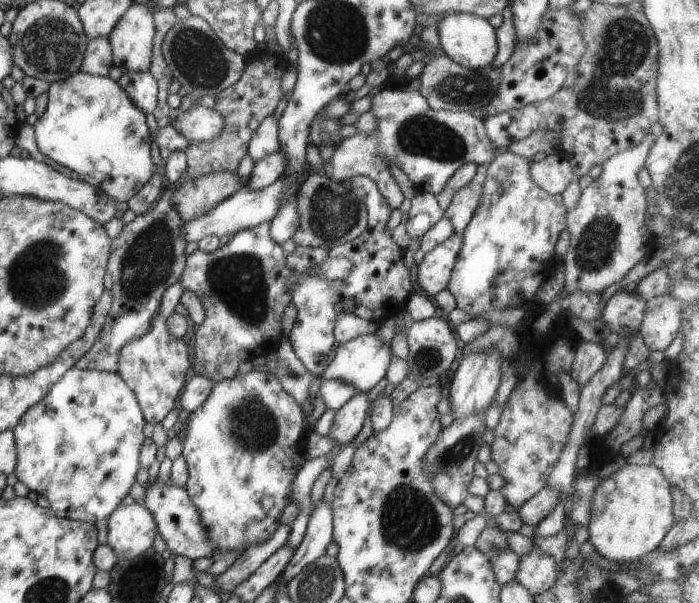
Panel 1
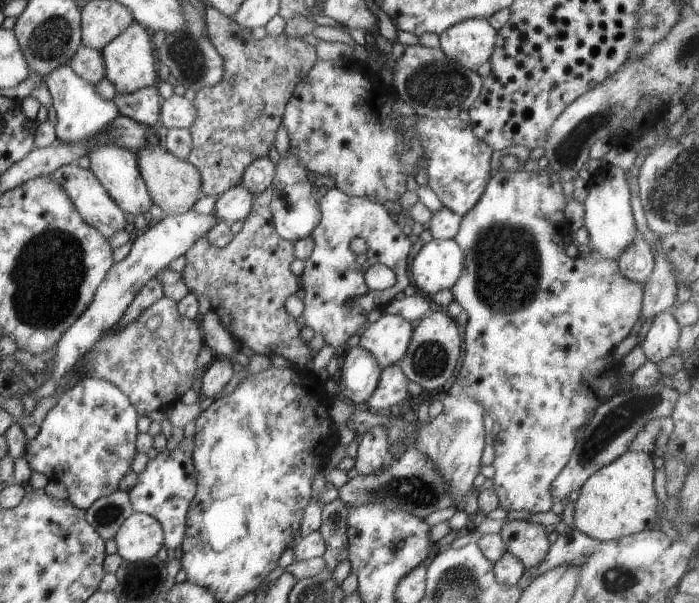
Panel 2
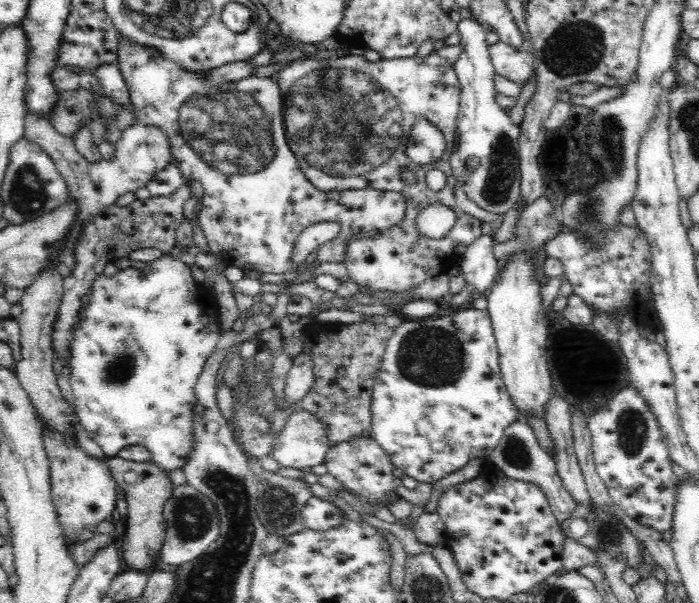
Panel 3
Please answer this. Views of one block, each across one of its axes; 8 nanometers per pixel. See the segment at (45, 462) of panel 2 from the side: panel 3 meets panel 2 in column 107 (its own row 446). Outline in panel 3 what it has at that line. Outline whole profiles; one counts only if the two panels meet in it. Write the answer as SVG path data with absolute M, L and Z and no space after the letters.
M461 307L454 316L444 316L435 320L422 320L413 322L409 320L393 330L392 337L388 340L382 367L376 374L375 386L372 392L372 426L370 436L382 446L382 449L392 459L395 468L400 468L405 476L412 476L418 482L435 482L442 476L453 474L462 468L468 460L478 457L486 458L496 448L496 444L502 438L504 429L508 424L517 420L515 406L510 402L510 397L504 387L504 381L500 377L498 365L498 348L494 339L491 317L489 311L477 310L476 308Z

